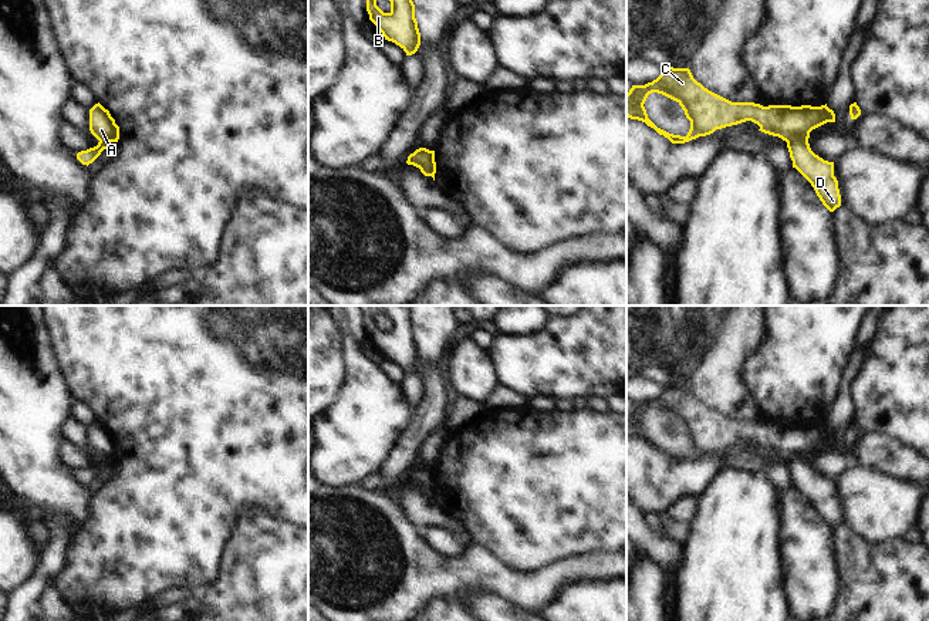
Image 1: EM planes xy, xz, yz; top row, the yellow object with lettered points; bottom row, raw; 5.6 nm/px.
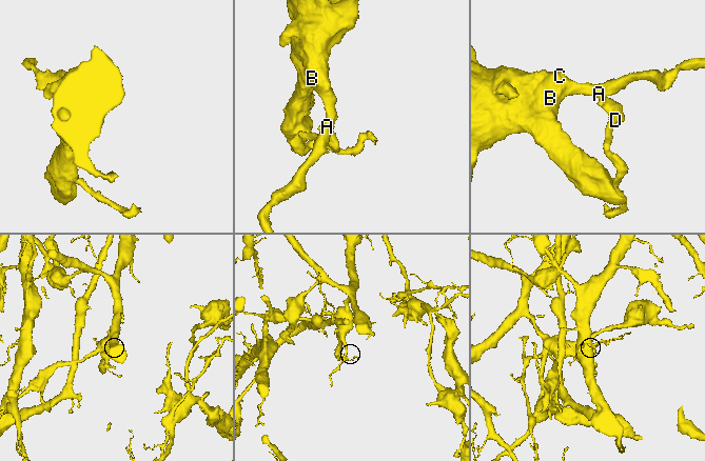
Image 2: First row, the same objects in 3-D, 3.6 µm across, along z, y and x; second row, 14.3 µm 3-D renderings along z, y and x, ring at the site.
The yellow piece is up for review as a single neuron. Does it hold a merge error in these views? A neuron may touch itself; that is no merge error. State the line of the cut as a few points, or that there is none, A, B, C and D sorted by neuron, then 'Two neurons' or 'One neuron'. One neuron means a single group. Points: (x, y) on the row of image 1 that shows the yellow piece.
Split along yz (807, 138), (793, 138), (787, 142). Groups: A B C / D. Two neurons.

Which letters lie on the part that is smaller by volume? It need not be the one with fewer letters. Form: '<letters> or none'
D

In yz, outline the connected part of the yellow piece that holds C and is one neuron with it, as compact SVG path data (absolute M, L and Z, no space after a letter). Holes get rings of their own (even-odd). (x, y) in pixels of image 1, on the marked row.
M669 67L663 72L645 85L632 85L626 94L626 117L631 119L638 119L645 122L648 126L653 128L659 135L668 138L672 144L685 144L699 136L706 136L713 134L716 129L737 125L746 121L751 121L760 126L759 131L778 136L786 142L793 139L808 139L810 132L827 122L835 122L835 114L825 105L811 107L791 107L791 105L768 105L763 107L754 102L732 102L697 82L689 68L673 68ZM658 92L673 101L676 101L685 111L686 118L690 121L690 129L686 136L669 134L658 128L646 114L643 107L649 94Z

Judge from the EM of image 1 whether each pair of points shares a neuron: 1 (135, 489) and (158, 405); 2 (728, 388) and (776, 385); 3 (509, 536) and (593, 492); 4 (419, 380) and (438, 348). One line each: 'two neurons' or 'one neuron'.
1: one neuron
2: two neurons
3: one neuron
4: one neuron

